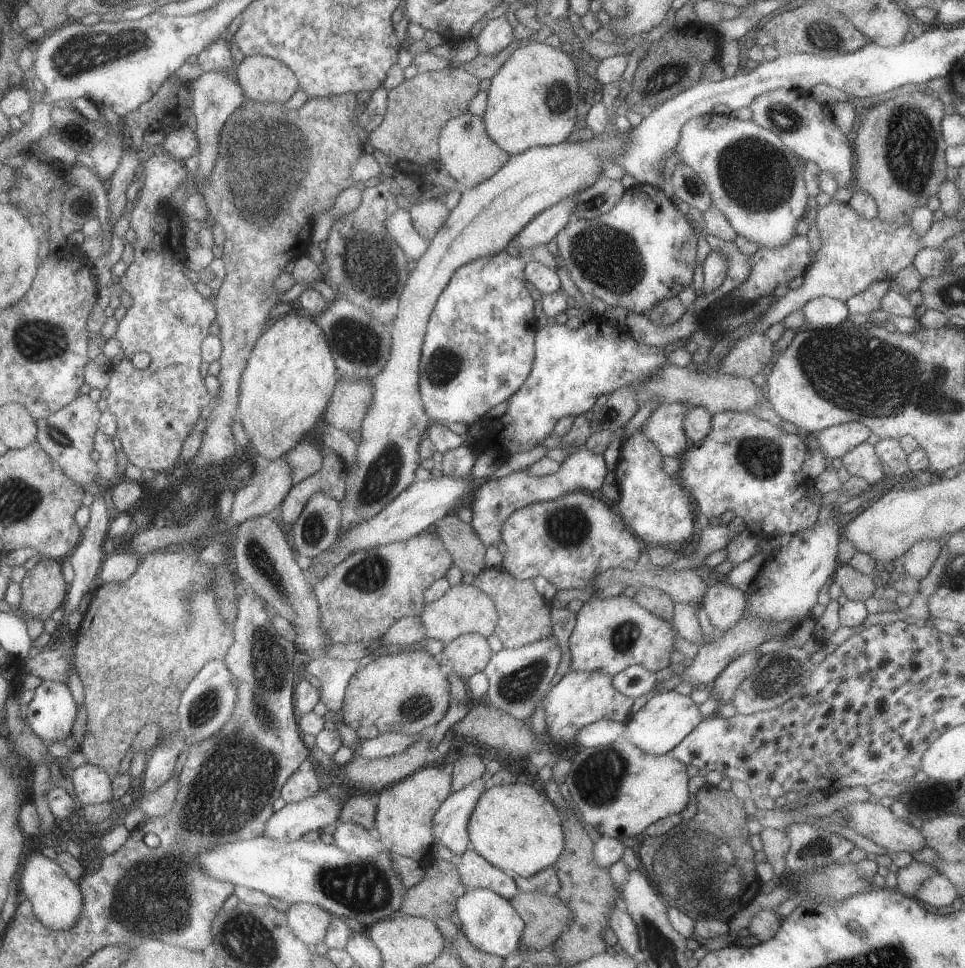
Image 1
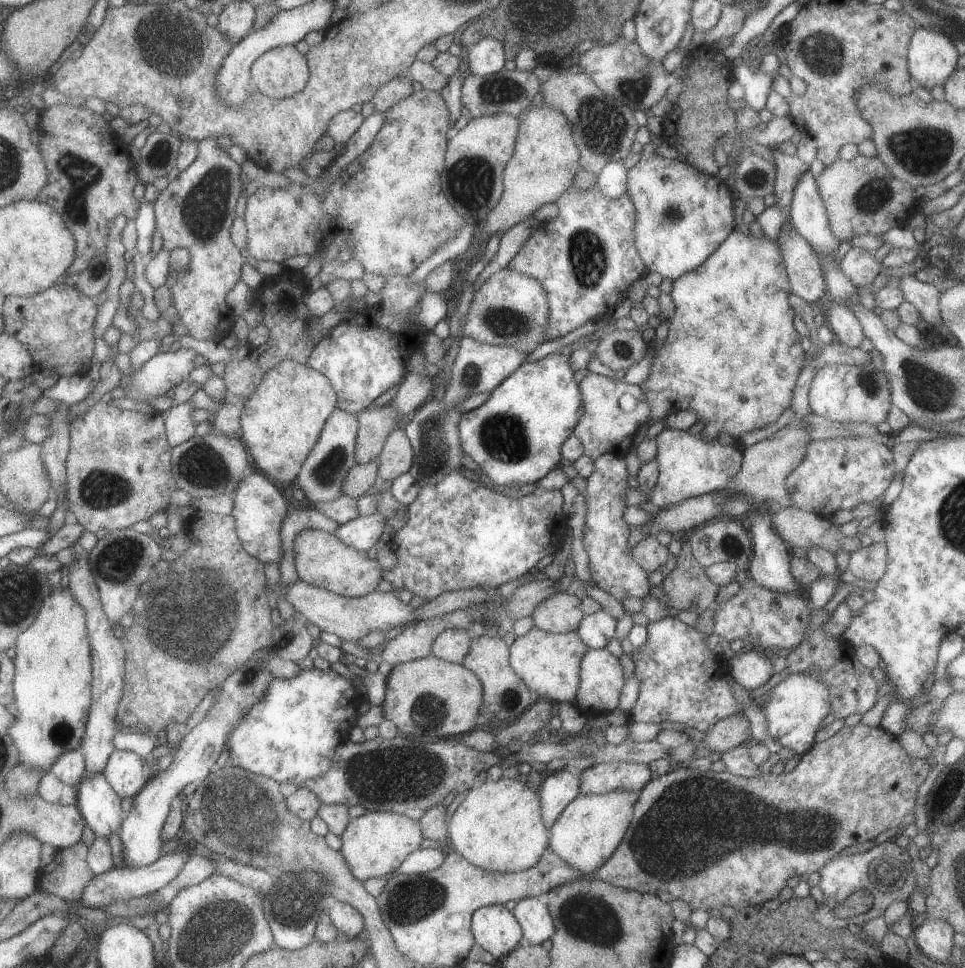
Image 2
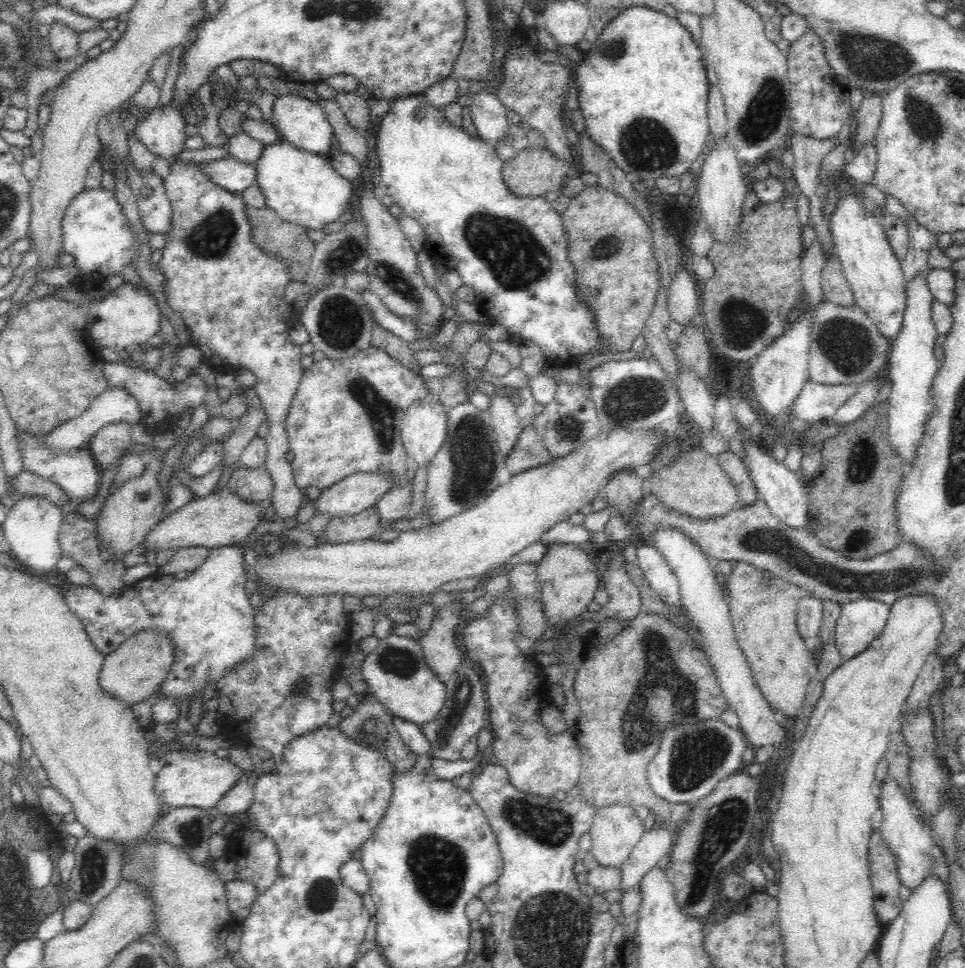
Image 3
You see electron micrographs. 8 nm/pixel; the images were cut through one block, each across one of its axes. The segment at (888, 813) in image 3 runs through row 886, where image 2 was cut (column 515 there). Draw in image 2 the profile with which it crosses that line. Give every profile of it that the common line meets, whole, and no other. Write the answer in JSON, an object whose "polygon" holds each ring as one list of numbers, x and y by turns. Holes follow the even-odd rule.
{"polygon":[[535,897,520,899,510,911,521,928,517,947,540,945,544,940,551,939,553,920,547,906]]}

